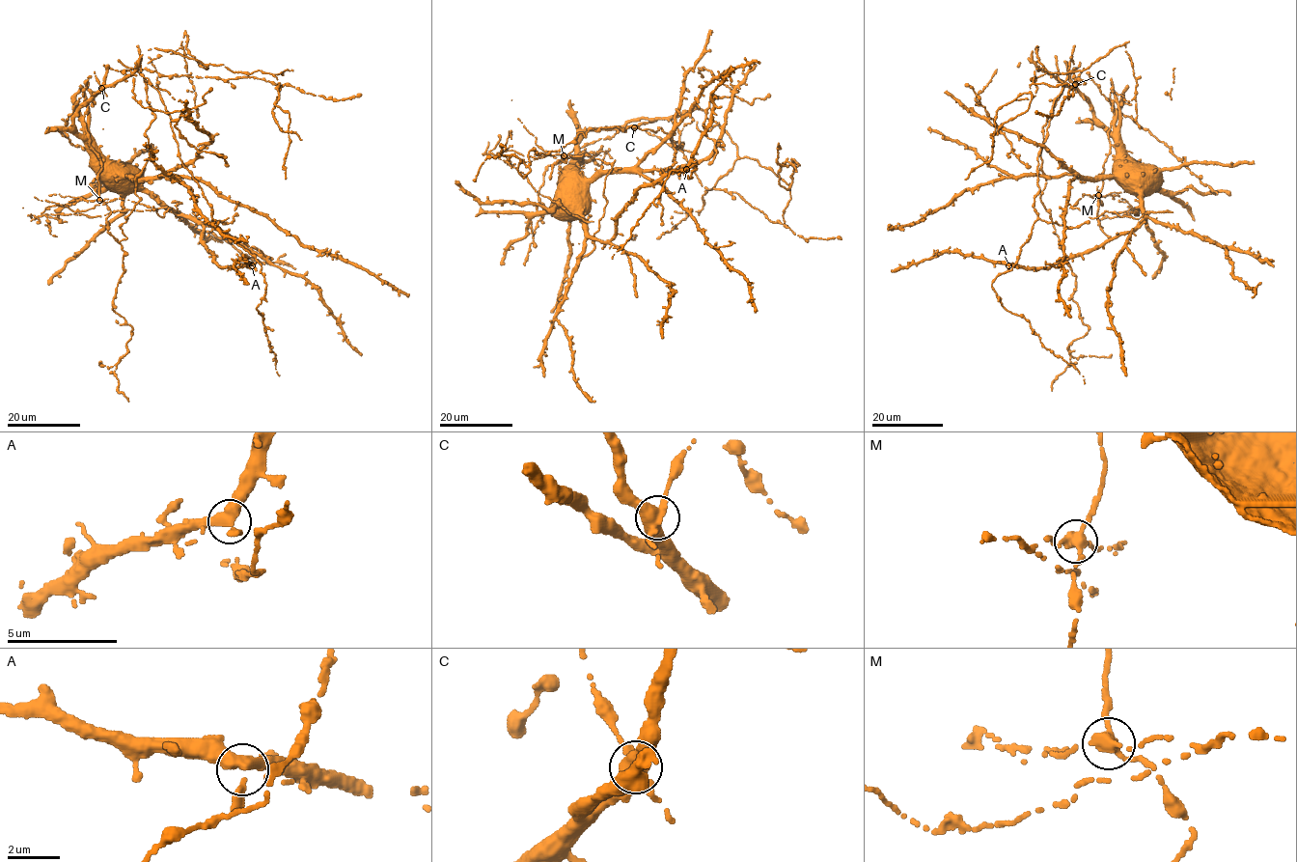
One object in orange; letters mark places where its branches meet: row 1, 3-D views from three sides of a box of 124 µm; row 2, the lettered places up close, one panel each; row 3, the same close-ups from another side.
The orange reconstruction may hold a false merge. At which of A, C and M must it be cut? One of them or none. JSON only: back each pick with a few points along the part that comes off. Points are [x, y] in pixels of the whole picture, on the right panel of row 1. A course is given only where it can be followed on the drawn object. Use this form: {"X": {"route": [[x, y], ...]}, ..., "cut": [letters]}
{"cut": ["M"]}

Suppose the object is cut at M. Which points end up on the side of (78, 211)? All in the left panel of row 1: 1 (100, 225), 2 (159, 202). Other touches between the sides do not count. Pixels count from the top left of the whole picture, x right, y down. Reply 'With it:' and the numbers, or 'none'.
With it: none

